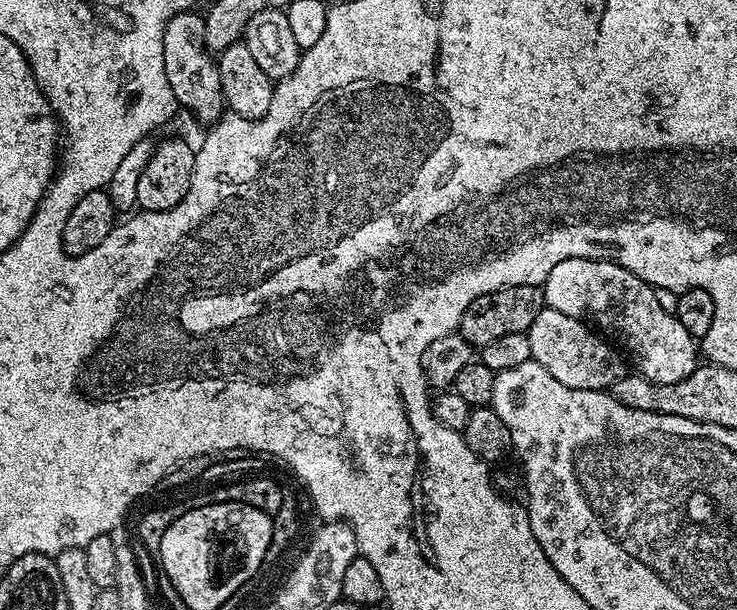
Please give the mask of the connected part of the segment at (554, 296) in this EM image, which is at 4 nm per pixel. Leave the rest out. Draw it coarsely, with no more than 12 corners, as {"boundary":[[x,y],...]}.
{"boundary":[[566,258],[542,285],[562,314],[628,339],[639,375],[676,384],[697,337],[613,260]]}

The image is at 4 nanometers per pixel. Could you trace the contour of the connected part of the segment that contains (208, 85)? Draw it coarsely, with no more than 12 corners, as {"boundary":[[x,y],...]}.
{"boundary":[[205,17],[164,27],[166,76],[179,107],[204,126],[225,115]]}

